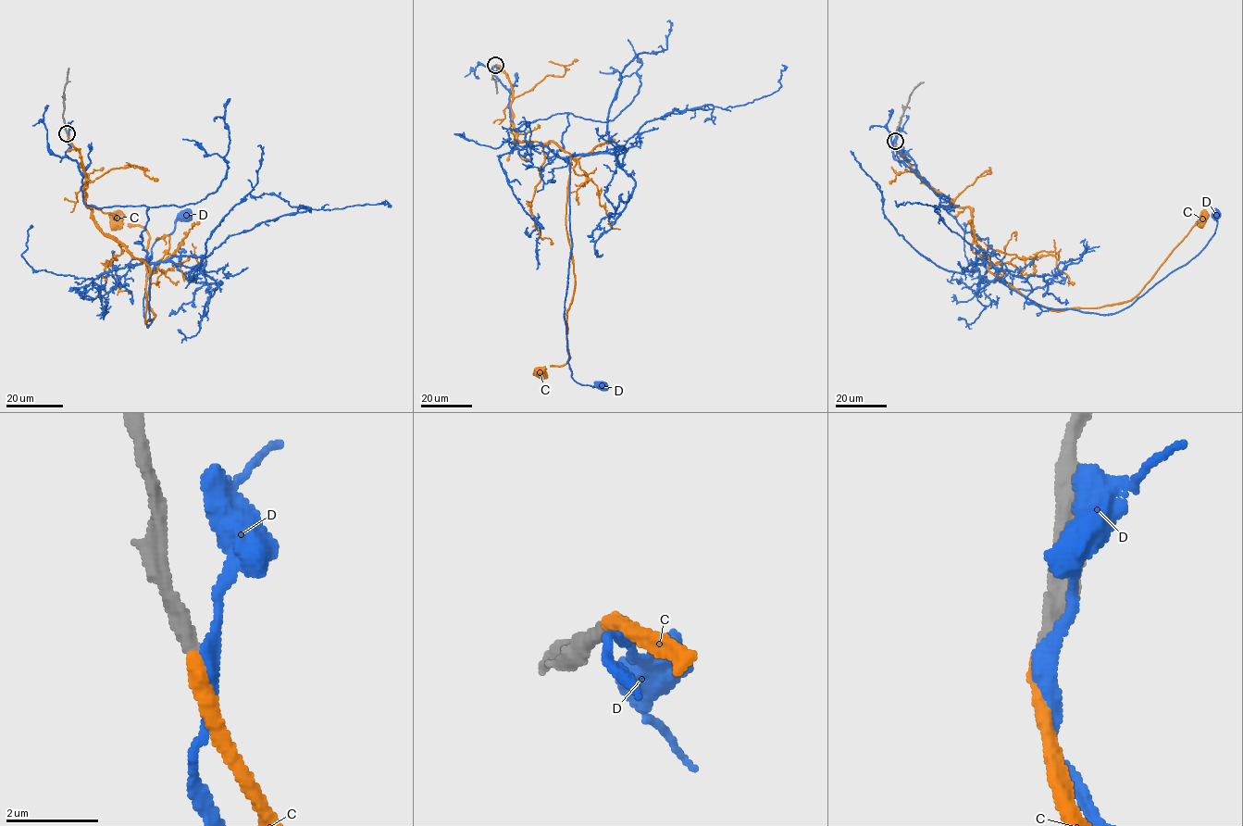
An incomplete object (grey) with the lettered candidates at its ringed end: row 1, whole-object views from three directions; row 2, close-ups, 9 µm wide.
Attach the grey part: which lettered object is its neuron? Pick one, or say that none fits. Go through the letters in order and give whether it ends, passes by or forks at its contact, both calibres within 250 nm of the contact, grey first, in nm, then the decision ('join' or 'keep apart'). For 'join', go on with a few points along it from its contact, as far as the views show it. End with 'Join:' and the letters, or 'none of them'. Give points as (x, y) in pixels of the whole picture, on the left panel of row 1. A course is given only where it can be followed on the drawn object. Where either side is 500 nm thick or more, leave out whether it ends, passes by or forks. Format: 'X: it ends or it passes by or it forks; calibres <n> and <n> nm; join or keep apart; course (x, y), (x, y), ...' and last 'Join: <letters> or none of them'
C: it ends; calibres 360 and 320 nm; join; course (67, 134), (80, 153), (93, 219), (148, 267), (145, 322), (155, 316), (145, 288), (149, 233), (117, 220)
D: it passes by; calibres 360 and 260 nm; keep apart
Join: C

